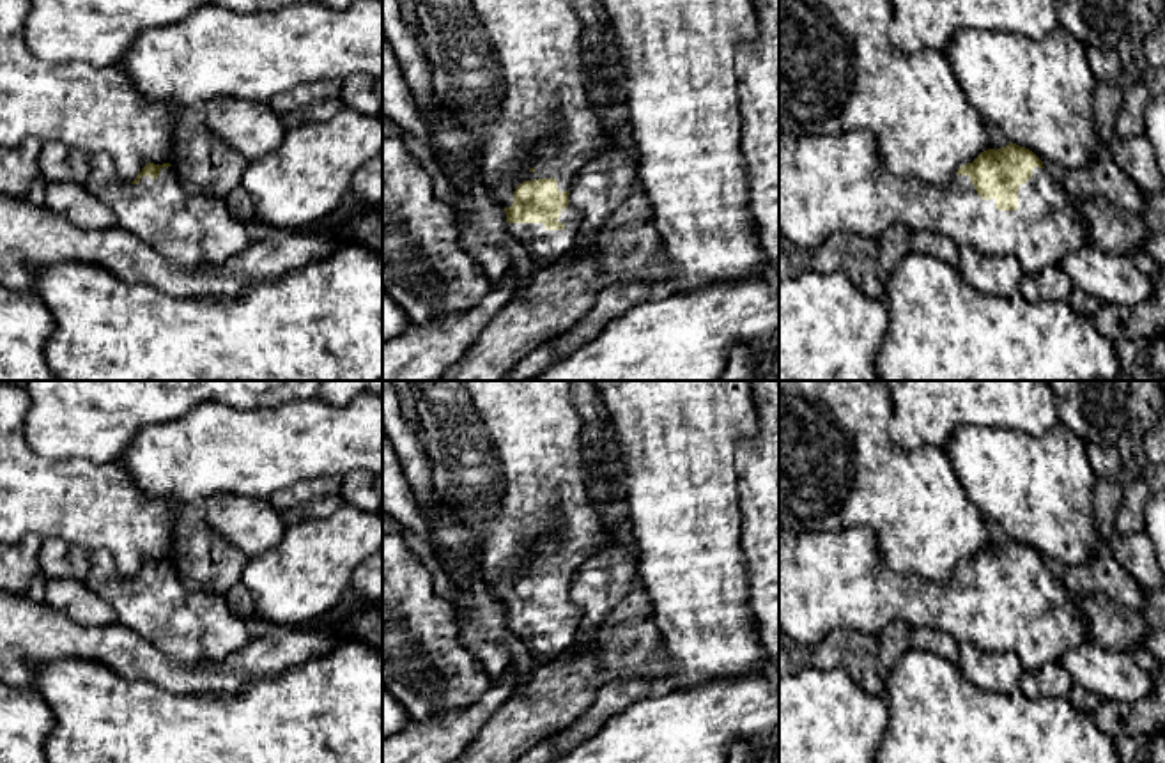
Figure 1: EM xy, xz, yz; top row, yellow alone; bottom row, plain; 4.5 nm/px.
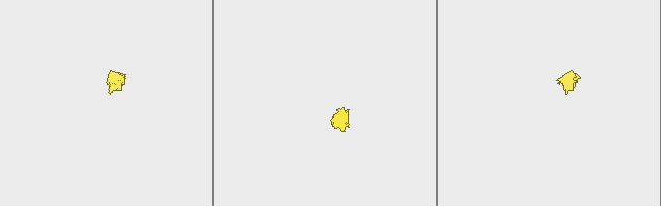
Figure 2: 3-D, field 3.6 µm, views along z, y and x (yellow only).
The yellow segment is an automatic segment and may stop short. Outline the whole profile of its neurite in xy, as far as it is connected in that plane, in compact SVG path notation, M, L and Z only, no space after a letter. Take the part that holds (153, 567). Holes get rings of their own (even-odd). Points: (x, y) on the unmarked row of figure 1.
M99 549L90 552L85 584L117 613L119 623L182 664L223 662L251 639L246 620L230 611L225 595L188 588L170 559L147 559L133 579L126 579L119 574L113 556Z

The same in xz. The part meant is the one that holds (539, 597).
M409 381L409 388L423 428L421 441L432 464L432 483L437 499L450 506L455 517L483 540L482 577L494 600L505 604L508 628L528 643L540 664L554 660L572 646L584 618L581 607L568 597L572 581L582 563L611 545L611 536L590 497L590 471L582 451L582 420L572 404L570 381Z

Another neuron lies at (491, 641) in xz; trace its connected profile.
M474 570L469 581L455 586L460 614L460 643L485 667L492 680L512 671L517 687L528 683L535 671L535 653L506 625L505 604L496 600L483 577Z

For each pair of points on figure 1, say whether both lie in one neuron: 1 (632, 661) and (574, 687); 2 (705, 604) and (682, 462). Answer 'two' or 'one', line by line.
1: one
2: one

